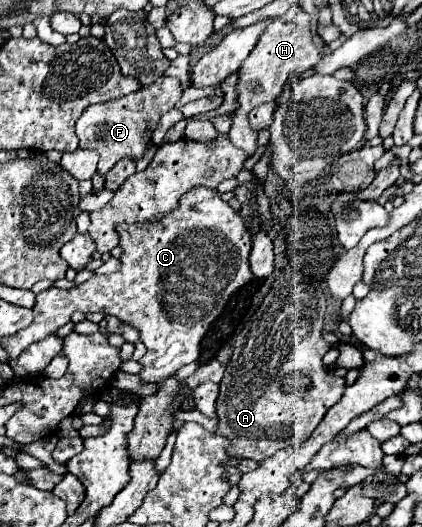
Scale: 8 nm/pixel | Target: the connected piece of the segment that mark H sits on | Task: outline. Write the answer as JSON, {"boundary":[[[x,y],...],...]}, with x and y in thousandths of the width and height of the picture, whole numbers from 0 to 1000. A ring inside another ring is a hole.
{"boundary":[[[675,30],[652,34],[628,53],[628,61],[618,65],[609,87],[595,95],[590,110],[576,118],[576,125],[566,133],[566,163],[562,163],[566,205],[552,213],[552,235],[547,235],[547,247],[543,247],[543,266],[552,269],[552,277],[581,285],[595,296],[609,292],[609,262],[614,262],[614,254],[609,254],[609,247],[600,247],[590,239],[590,220],[585,220],[590,209],[600,209],[604,201],[628,197],[628,194],[652,194],[666,182],[685,140],[690,137],[699,137],[699,140],[727,137],[737,125],[746,125],[746,118],[765,102],[742,83],[732,49],[723,49],[718,57],[704,57],[694,49],[704,49],[704,46],[680,42]]]}

